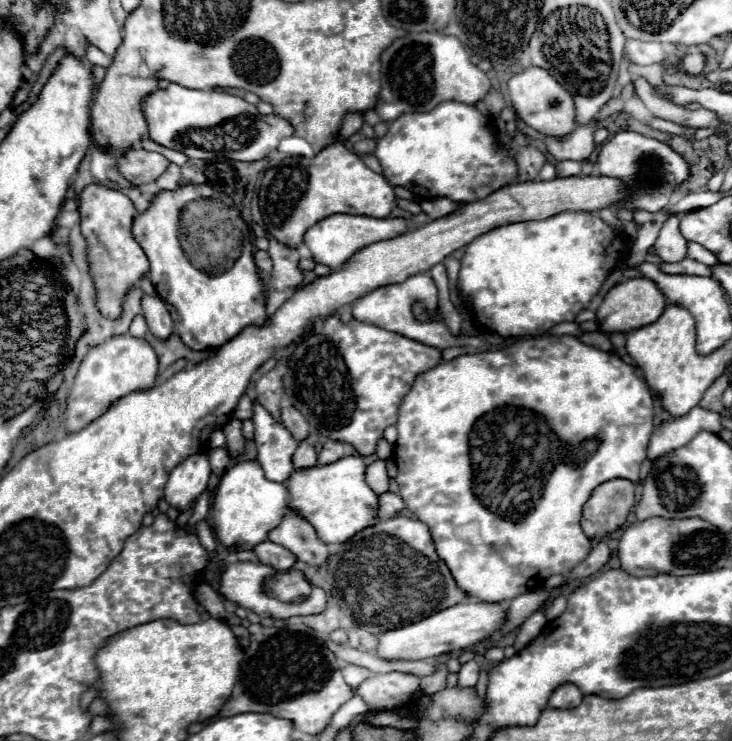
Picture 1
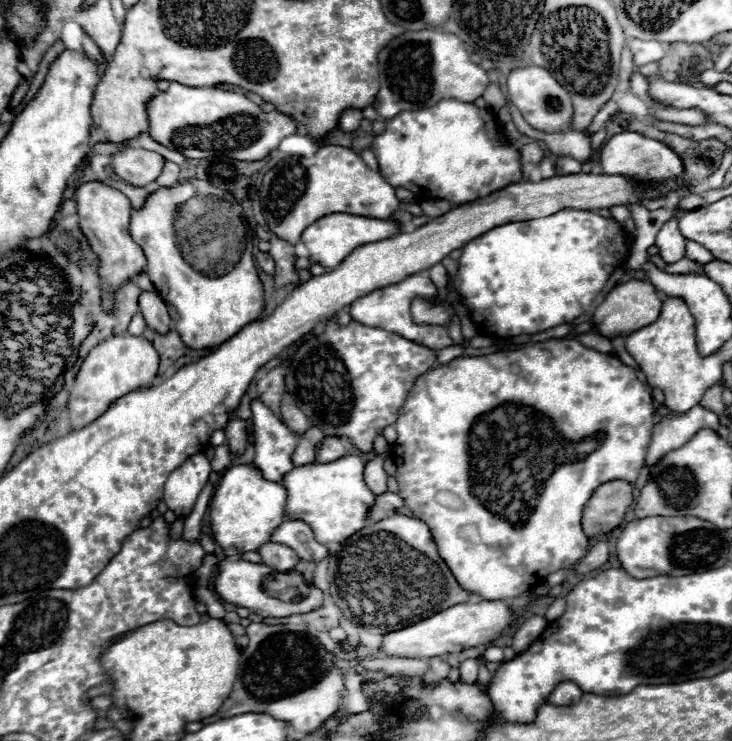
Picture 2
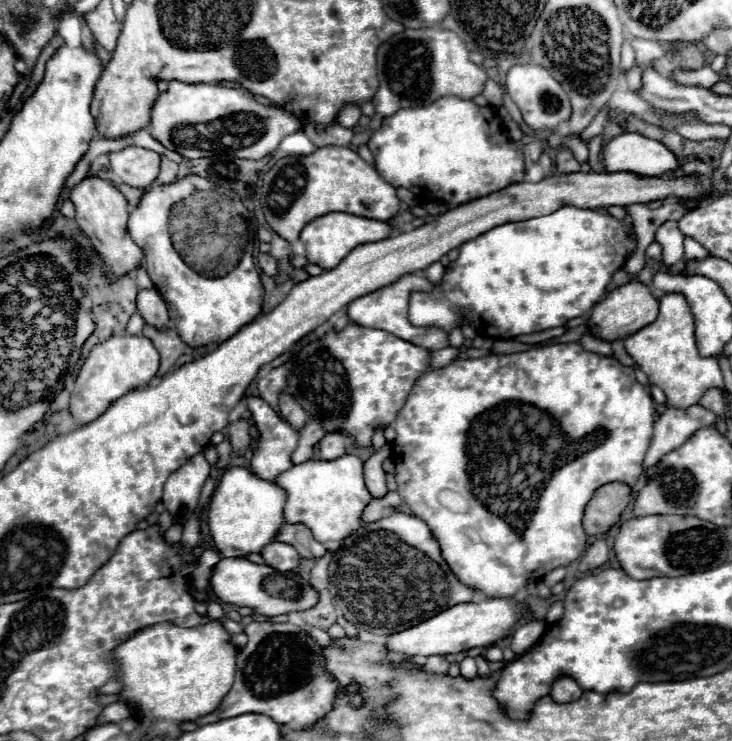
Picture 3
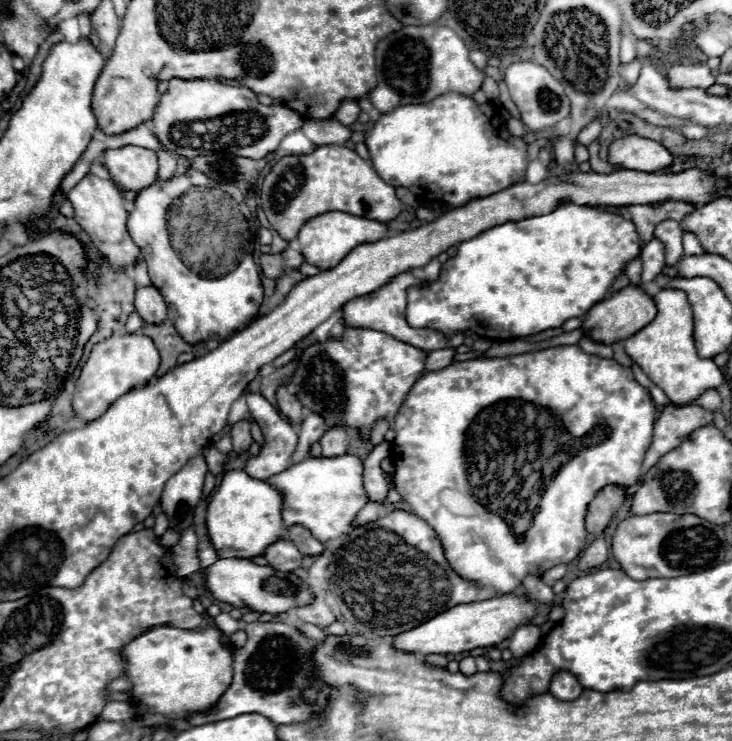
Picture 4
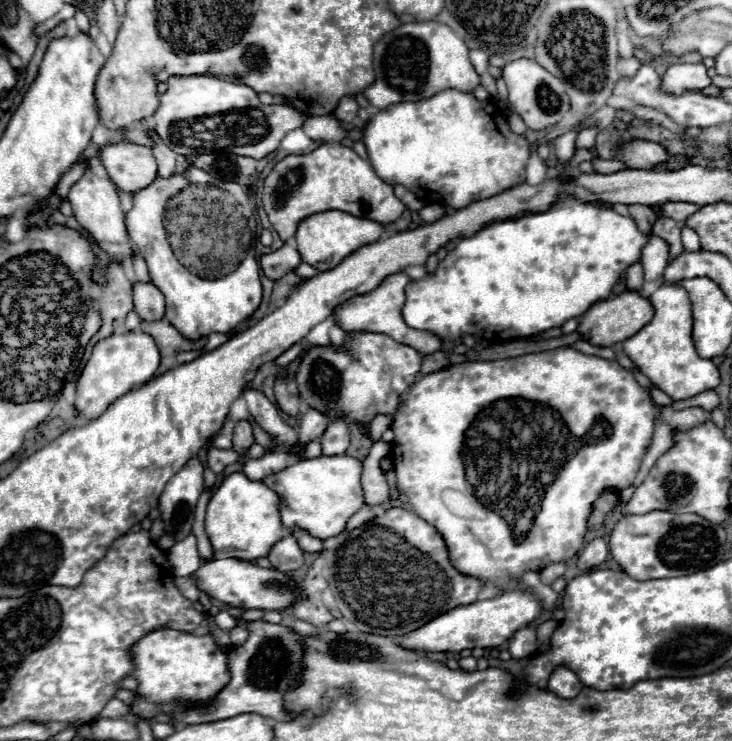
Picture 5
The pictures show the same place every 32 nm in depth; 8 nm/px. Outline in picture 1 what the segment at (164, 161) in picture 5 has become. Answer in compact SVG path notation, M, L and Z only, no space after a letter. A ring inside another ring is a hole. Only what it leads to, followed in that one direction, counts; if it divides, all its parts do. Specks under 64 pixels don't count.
M170 164L168 170L156 180L156 186L160 190L172 190L180 186L180 168L176 164Z

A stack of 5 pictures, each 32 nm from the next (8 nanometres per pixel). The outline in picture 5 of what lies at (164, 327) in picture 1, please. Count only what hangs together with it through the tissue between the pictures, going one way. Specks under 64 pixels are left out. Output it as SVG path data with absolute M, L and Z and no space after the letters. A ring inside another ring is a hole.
M134 284L134 310L146 322L162 320L166 314L166 304L162 292L150 284Z

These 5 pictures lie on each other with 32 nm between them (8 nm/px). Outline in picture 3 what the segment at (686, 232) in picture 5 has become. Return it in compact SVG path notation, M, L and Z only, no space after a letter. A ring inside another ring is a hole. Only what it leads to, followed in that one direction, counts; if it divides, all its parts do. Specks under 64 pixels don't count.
M684 238L684 250L688 260L706 260L710 256L710 252L692 238Z

